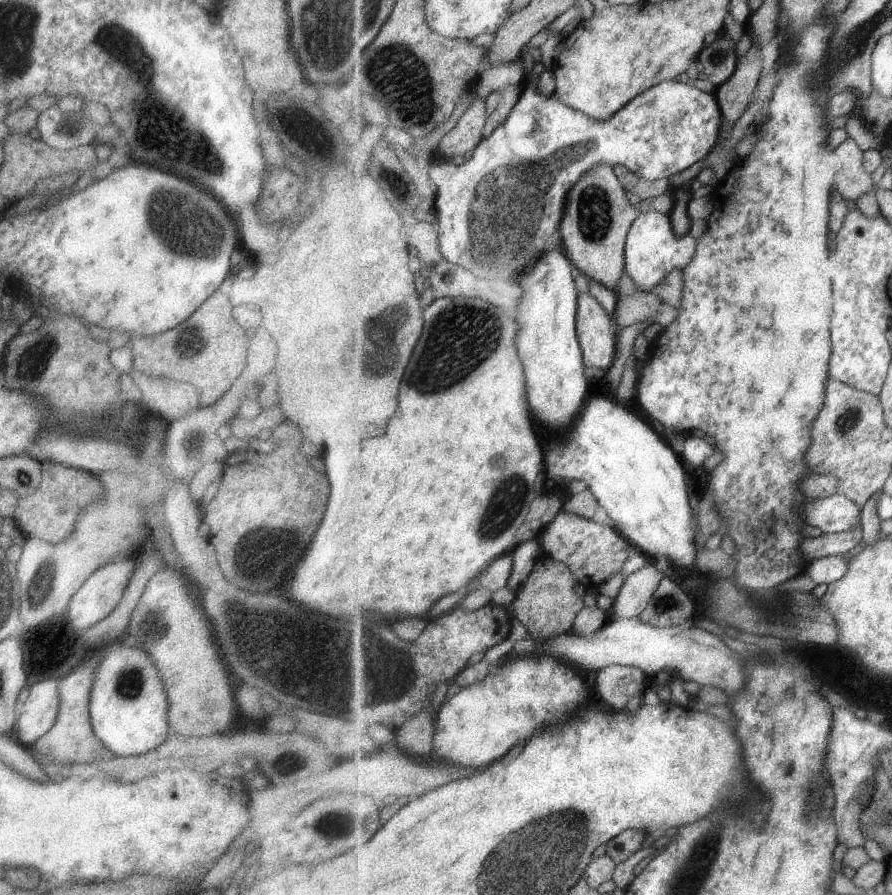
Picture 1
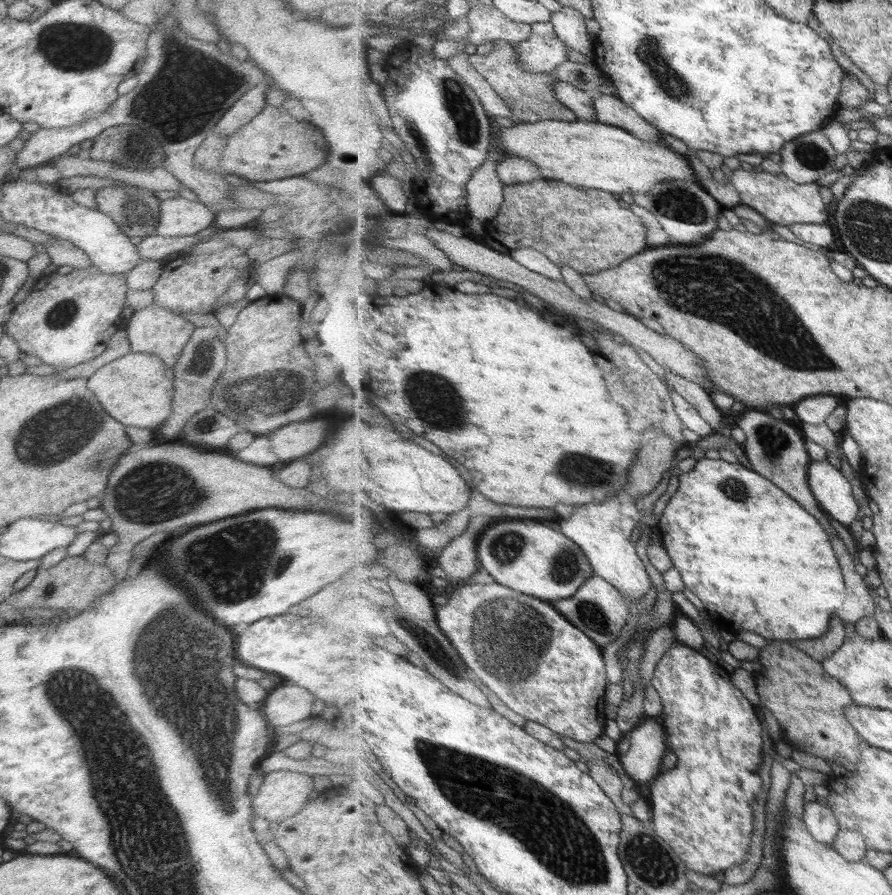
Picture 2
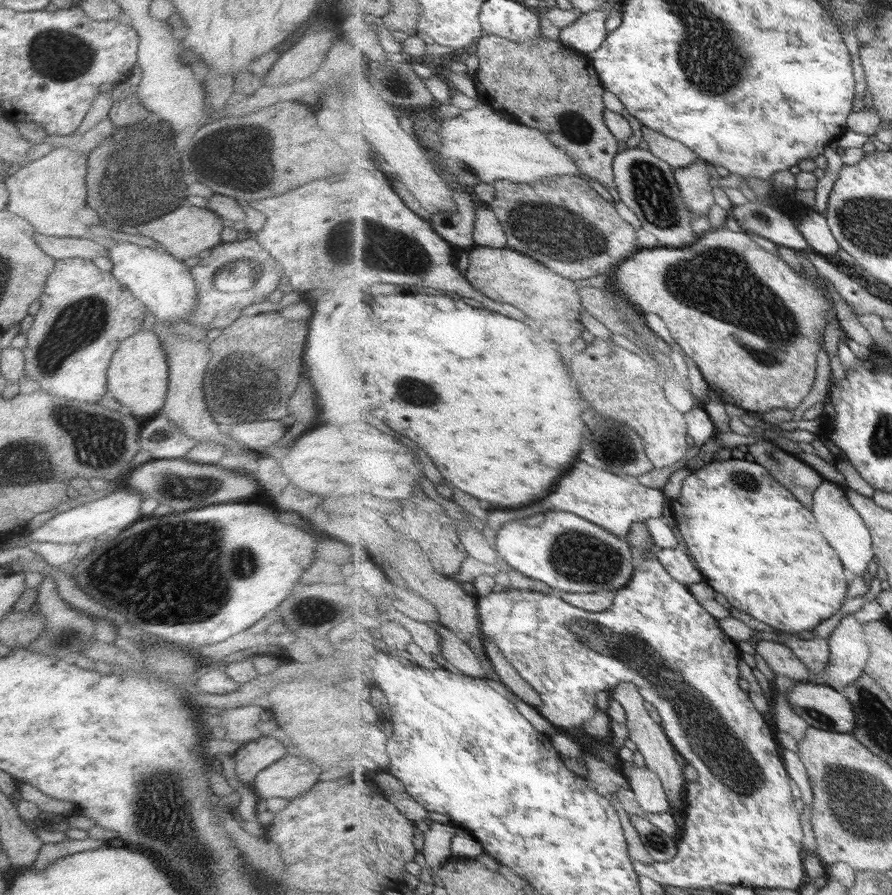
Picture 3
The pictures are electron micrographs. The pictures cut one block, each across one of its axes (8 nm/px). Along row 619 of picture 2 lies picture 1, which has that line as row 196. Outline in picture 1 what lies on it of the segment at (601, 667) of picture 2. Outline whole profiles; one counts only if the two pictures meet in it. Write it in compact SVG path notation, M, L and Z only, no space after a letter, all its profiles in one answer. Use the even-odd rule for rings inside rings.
M543 62L534 64L531 70L531 80L527 80L524 83L524 92L519 102L515 105L515 108L513 108L513 112L511 112L509 118L481 141L481 144L475 148L468 161L464 161L461 165L455 165L450 159L439 156L429 156L429 158L425 158L422 161L422 165L429 169L430 175L438 186L435 224L440 232L441 252L453 264L462 266L473 272L475 276L480 276L484 279L511 280L511 278L517 276L517 272L521 268L530 268L531 264L537 264L537 260L541 260L541 256L545 256L545 252L548 251L552 243L559 240L561 223L564 222L565 211L568 208L569 195L572 194L573 188L577 186L577 182L581 180L581 176L585 176L585 172L591 172L599 164L611 164L614 167L616 165L625 165L629 170L636 172L641 178L647 180L669 179L671 176L675 176L692 167L696 162L703 160L715 148L717 142L719 142L719 128L721 126L721 119L724 118L720 102L717 100L715 94L709 93L699 86L685 84L674 79L663 81L657 84L657 86L653 86L649 90L642 92L639 96L635 96L627 106L621 108L609 120L593 120L591 116L587 116L581 110L571 108L571 106L564 104L564 101L557 97L555 93L547 98L537 90L535 85L537 75L545 70L547 68L543 65Z

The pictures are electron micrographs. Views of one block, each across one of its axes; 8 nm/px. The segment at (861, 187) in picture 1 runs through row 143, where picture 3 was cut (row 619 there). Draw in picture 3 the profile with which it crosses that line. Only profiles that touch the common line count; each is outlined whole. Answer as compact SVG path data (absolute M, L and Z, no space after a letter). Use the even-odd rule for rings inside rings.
M847 614L829 638L831 660L823 682L835 690L843 691L857 678L861 678L868 665L872 647L869 646L864 625L856 614Z

